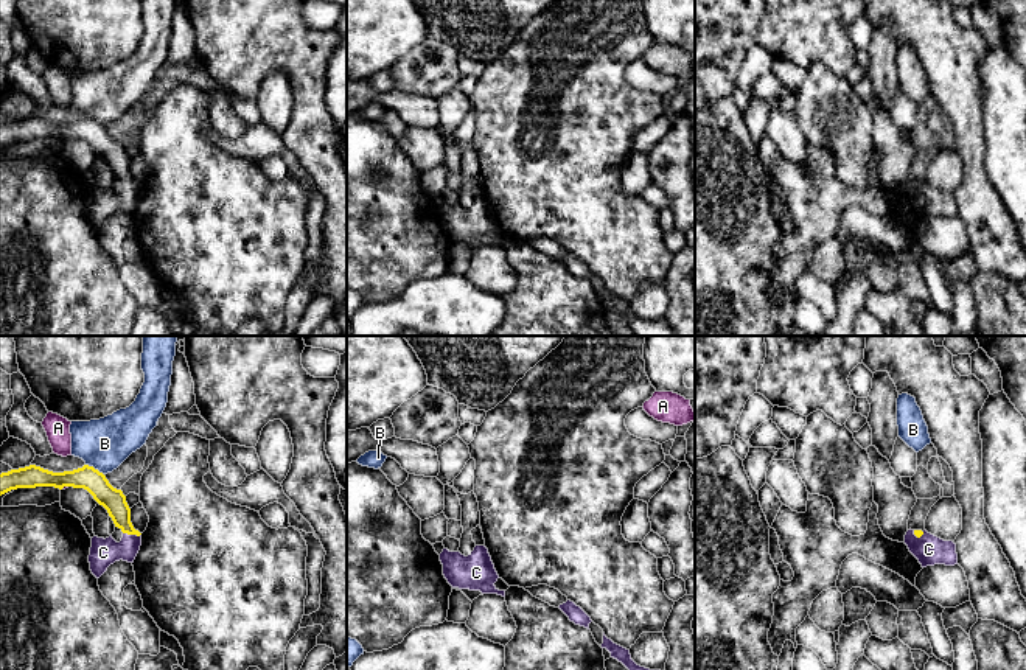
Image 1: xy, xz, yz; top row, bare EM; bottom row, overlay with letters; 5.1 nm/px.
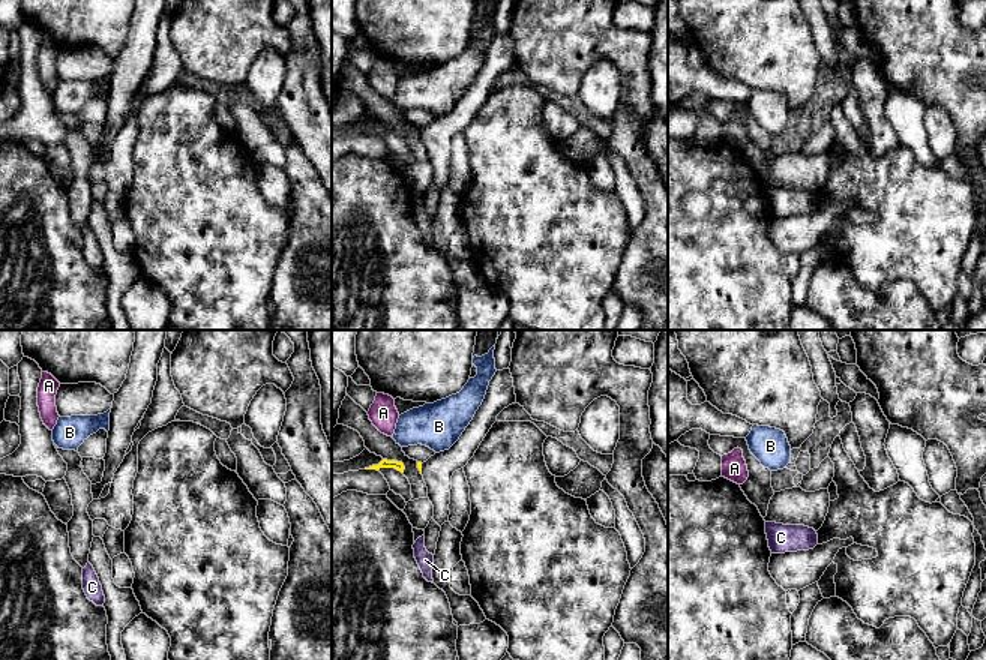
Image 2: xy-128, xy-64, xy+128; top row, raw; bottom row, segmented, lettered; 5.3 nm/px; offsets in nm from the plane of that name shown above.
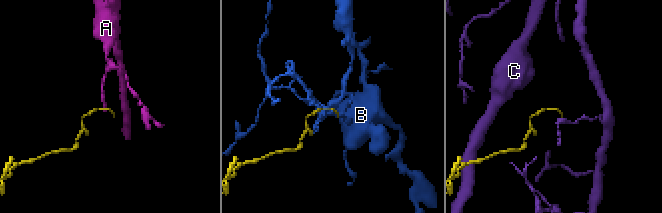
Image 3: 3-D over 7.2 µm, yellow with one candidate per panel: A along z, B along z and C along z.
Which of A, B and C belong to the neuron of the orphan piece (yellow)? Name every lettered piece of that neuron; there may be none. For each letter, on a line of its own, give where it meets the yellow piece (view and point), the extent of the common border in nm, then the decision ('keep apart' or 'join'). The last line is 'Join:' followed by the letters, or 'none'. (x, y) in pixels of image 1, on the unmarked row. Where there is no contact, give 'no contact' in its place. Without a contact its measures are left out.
A: xy (64, 137) | 40 nm | keep apart
B: xy (94, 120) | 110 nm | keep apart
C: xy (132, 185) | 100 nm | join
Join: C

